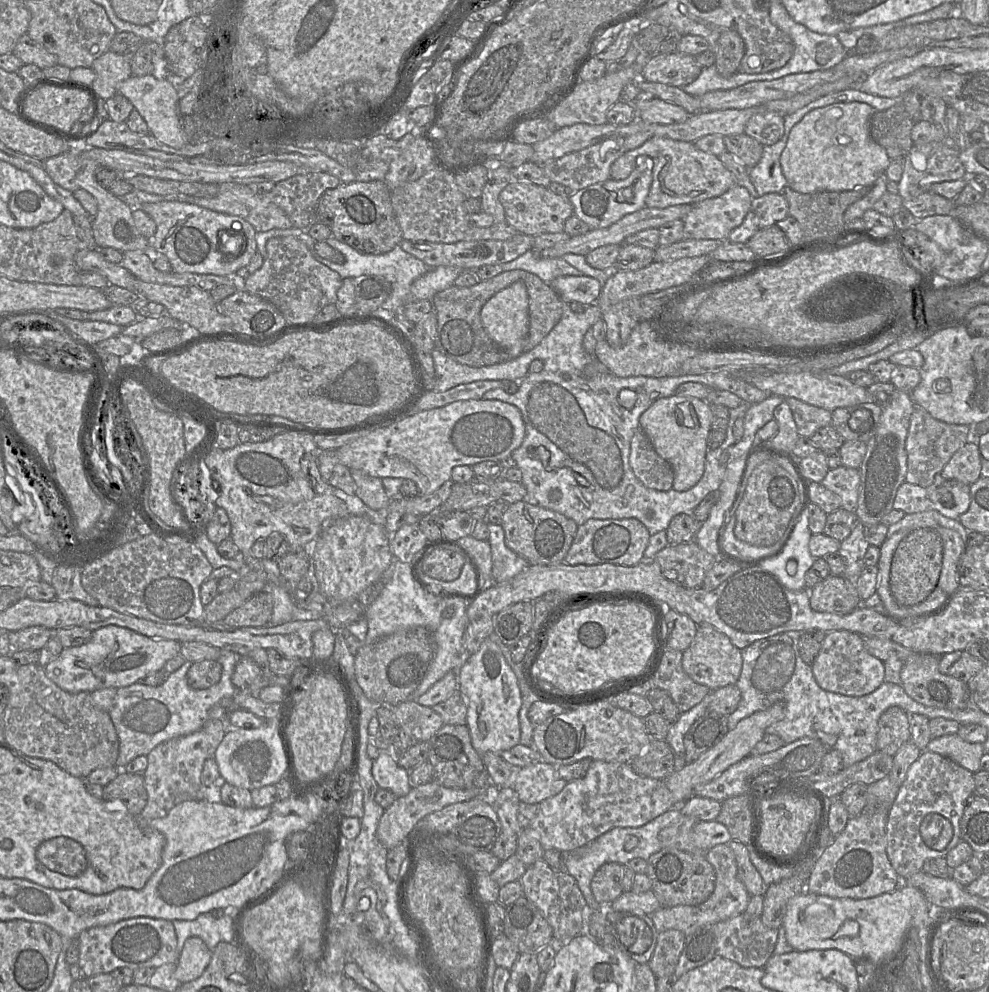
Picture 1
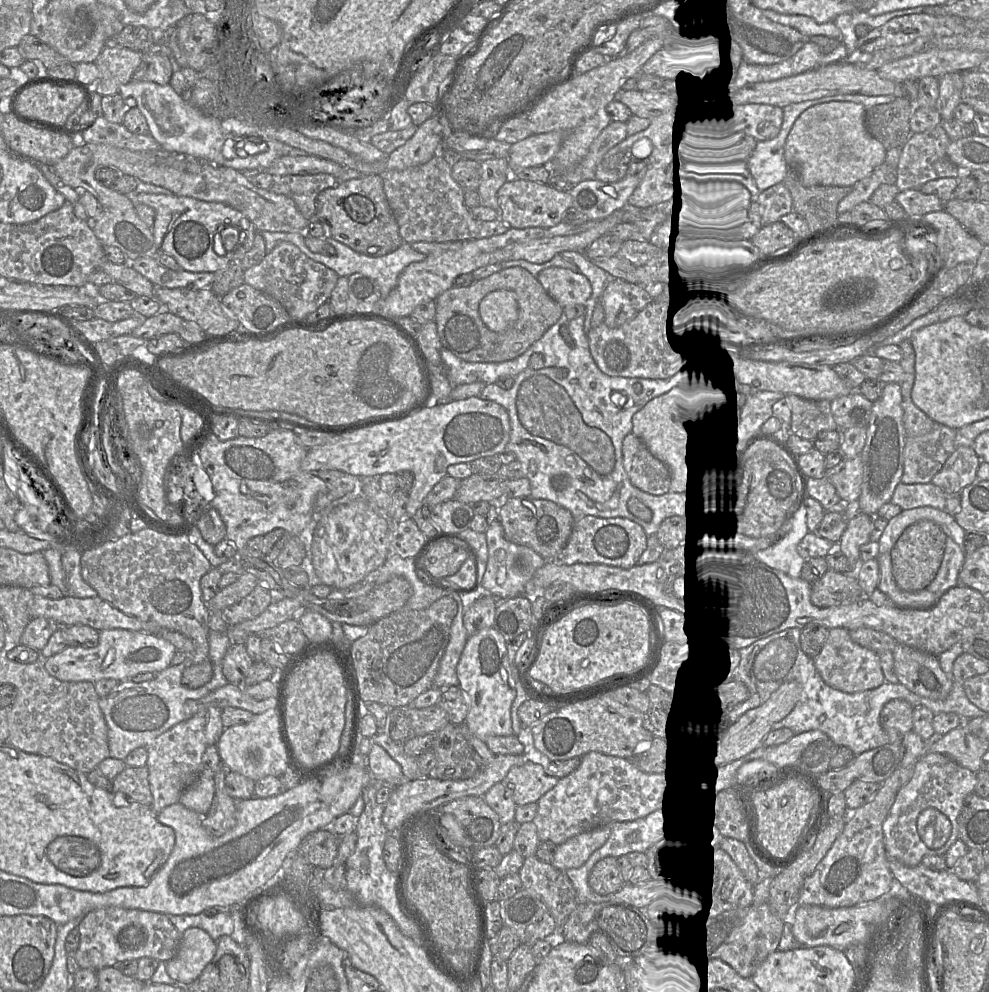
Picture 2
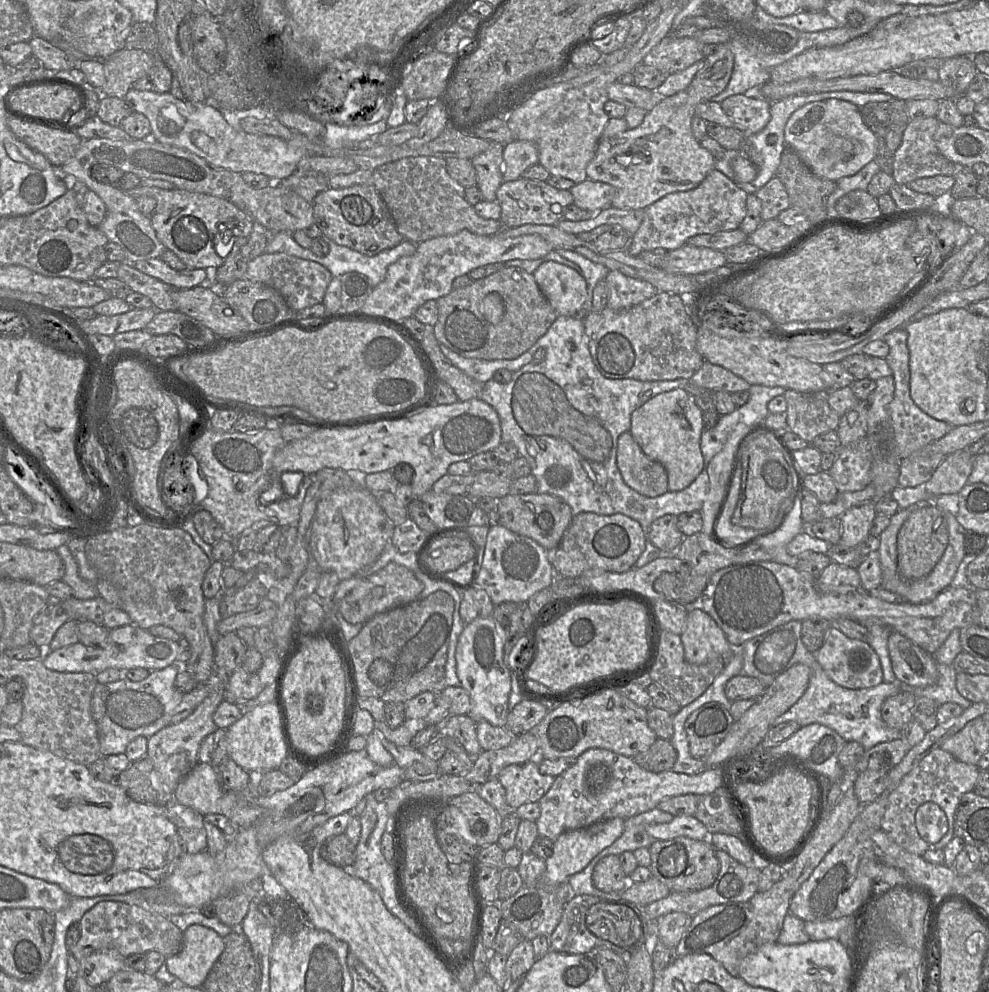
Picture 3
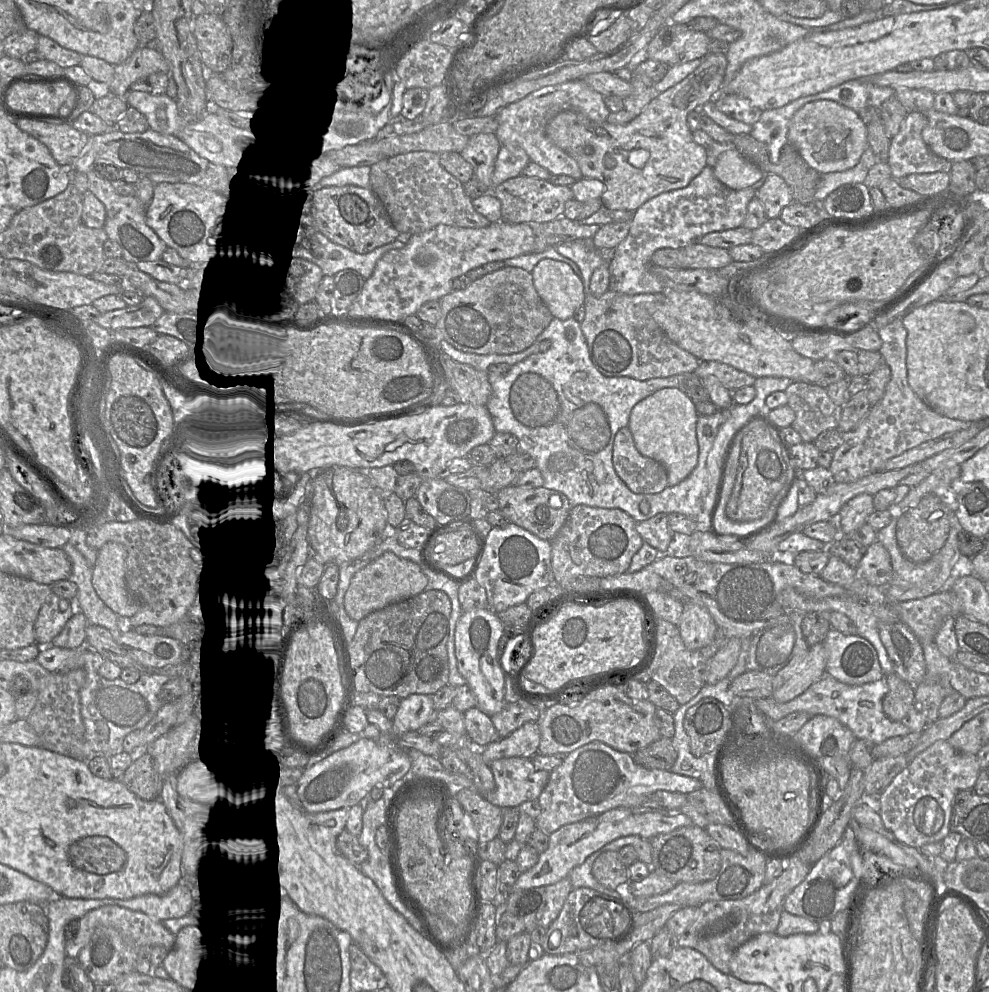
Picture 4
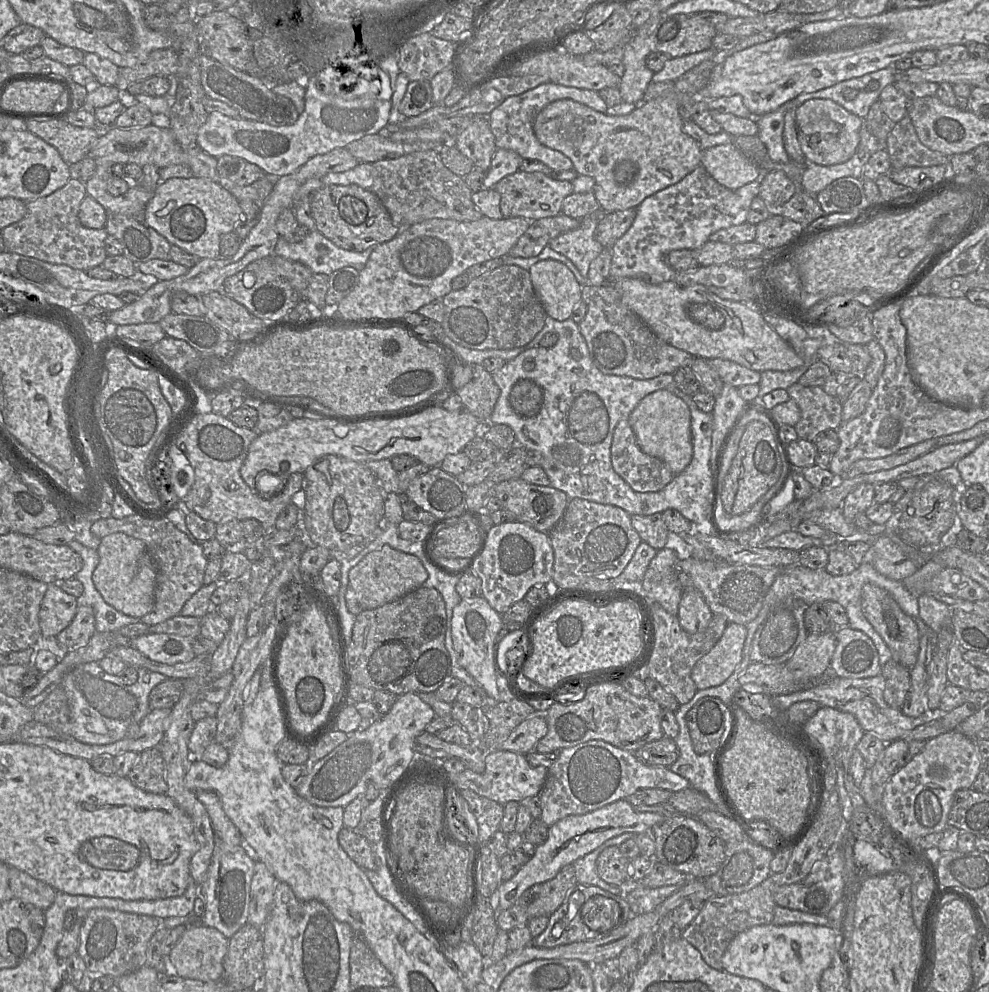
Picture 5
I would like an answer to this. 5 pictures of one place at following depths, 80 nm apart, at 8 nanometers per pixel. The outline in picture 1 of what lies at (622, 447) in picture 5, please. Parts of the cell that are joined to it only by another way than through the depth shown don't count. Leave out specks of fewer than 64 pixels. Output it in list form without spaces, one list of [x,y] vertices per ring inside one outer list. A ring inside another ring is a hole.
[[[641,429],[631,439],[629,464],[645,487],[659,491],[672,489],[674,473],[671,465],[657,454]]]

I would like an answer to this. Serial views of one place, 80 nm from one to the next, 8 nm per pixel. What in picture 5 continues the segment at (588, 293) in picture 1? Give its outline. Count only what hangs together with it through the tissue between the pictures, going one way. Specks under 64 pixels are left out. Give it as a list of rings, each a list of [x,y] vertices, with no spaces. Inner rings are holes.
[[[543,260],[529,272],[535,294],[547,315],[557,321],[569,319],[582,301],[582,287],[571,270],[561,262]]]

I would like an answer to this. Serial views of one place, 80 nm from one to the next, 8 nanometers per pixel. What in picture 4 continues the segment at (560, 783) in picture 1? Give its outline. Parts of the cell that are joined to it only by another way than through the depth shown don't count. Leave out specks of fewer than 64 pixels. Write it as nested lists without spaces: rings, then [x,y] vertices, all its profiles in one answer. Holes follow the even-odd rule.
[[[501,758],[493,761],[489,767],[493,773],[496,787],[494,791],[483,797],[500,808],[519,807],[526,801],[538,799],[550,777],[549,771],[536,770],[531,758]]]

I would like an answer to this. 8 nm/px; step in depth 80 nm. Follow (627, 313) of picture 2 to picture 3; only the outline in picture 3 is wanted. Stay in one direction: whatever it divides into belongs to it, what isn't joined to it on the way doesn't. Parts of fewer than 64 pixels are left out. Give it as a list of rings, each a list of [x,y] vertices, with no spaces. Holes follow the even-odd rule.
[[[609,270],[606,278],[609,290],[607,307],[619,311],[629,309],[658,293],[650,283]]]

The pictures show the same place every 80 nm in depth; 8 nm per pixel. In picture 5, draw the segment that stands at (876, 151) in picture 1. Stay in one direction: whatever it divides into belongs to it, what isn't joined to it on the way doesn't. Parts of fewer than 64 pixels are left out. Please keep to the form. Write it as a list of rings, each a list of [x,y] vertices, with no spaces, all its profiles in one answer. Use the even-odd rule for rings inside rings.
[[[812,99],[796,108],[795,125],[805,162],[832,166],[844,163],[854,155],[859,145],[863,119],[831,100]]]

